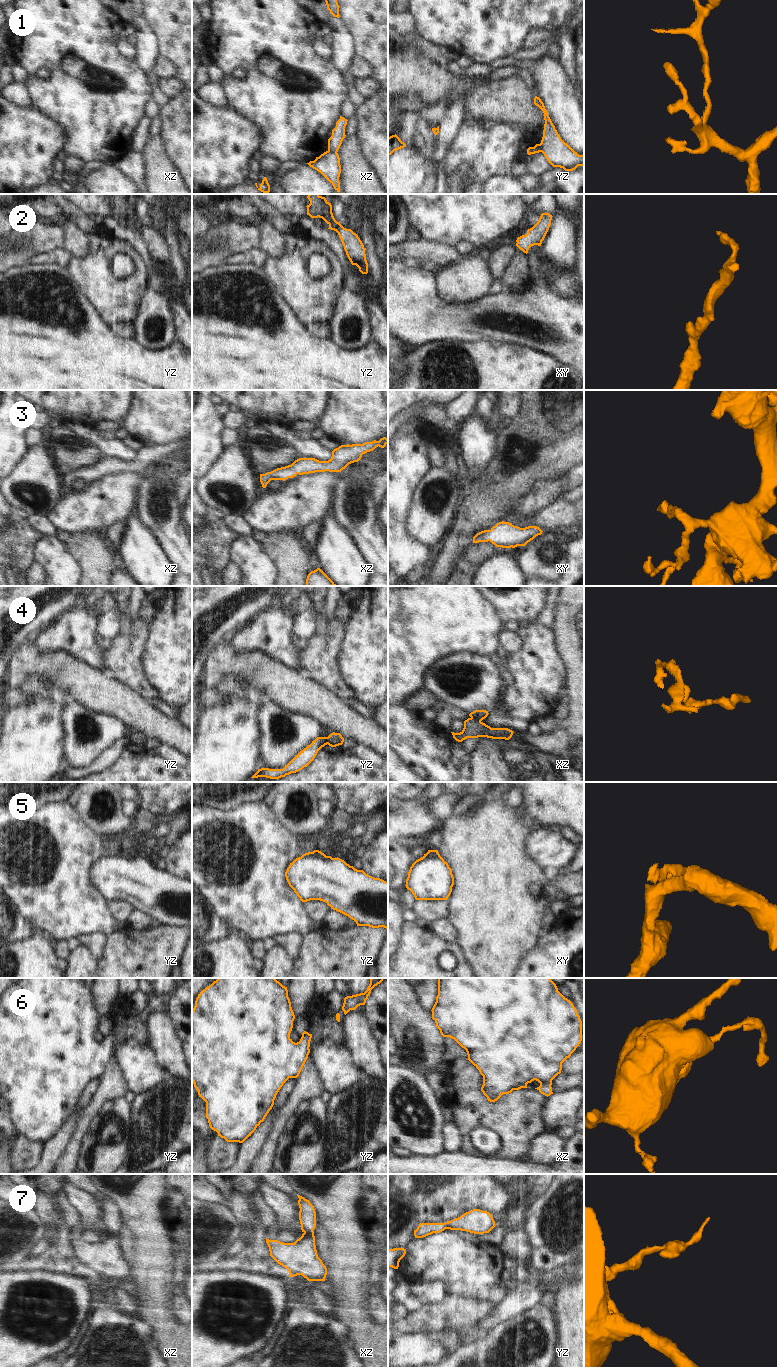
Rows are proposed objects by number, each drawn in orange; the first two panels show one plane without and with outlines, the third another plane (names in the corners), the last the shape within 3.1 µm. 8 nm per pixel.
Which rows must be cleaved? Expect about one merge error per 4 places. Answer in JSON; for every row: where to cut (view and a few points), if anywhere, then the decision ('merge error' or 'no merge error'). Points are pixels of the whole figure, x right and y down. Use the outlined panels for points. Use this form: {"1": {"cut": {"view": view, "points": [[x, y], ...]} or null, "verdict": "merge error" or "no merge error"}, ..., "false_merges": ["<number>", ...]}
{"1": {"cut": {"view": "xz", "points": [[328, 149], [336, 153]]}, "verdict": "merge error"}, "2": {"cut": null, "verdict": "no merge error"}, "3": {"cut": null, "verdict": "no merge error"}, "4": {"cut": {"view": "xz", "points": [[471, 717], [480, 722]]}, "verdict": "merge error"}, "5": {"cut": {"view": "xy", "points": [[439, 855], [424, 856], [422, 858]]}, "verdict": "merge error"}, "6": {"cut": null, "verdict": "no merge error"}, "7": {"cut": null, "verdict": "no merge error"}, "false_merges": ["1", "4", "5"]}

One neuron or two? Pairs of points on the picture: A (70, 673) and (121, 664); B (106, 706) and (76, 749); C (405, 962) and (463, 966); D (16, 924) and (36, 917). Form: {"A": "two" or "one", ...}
{"A": "two", "B": "two", "C": "one", "D": "two"}

